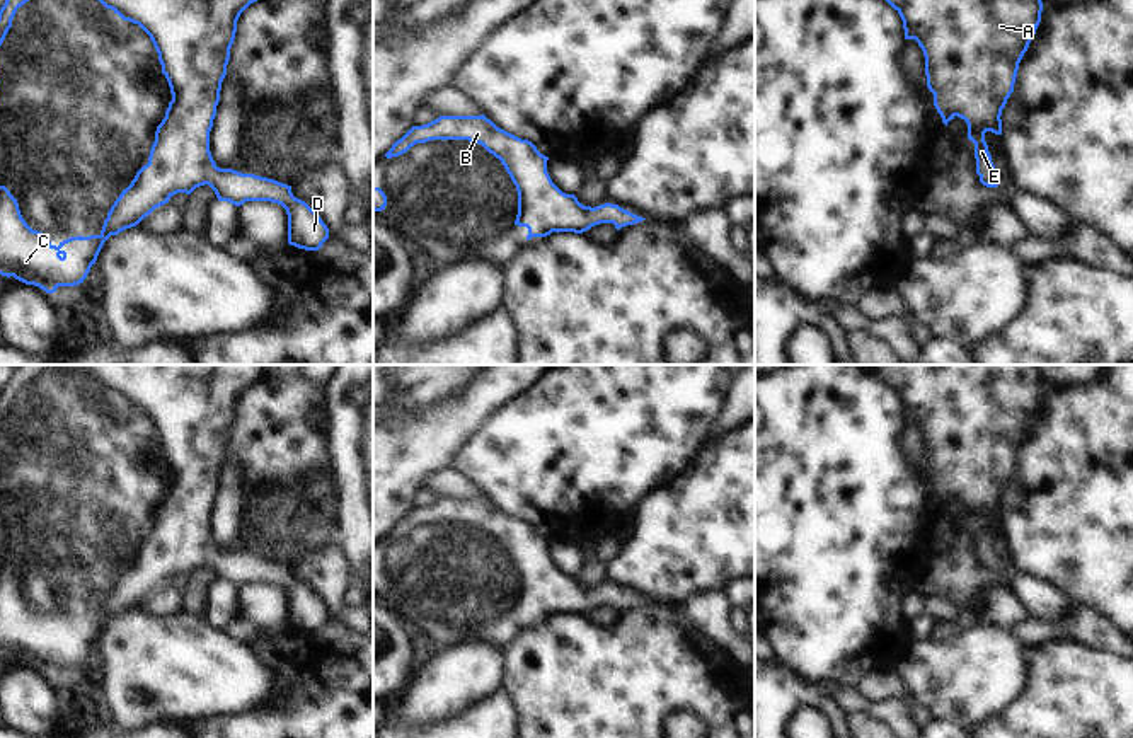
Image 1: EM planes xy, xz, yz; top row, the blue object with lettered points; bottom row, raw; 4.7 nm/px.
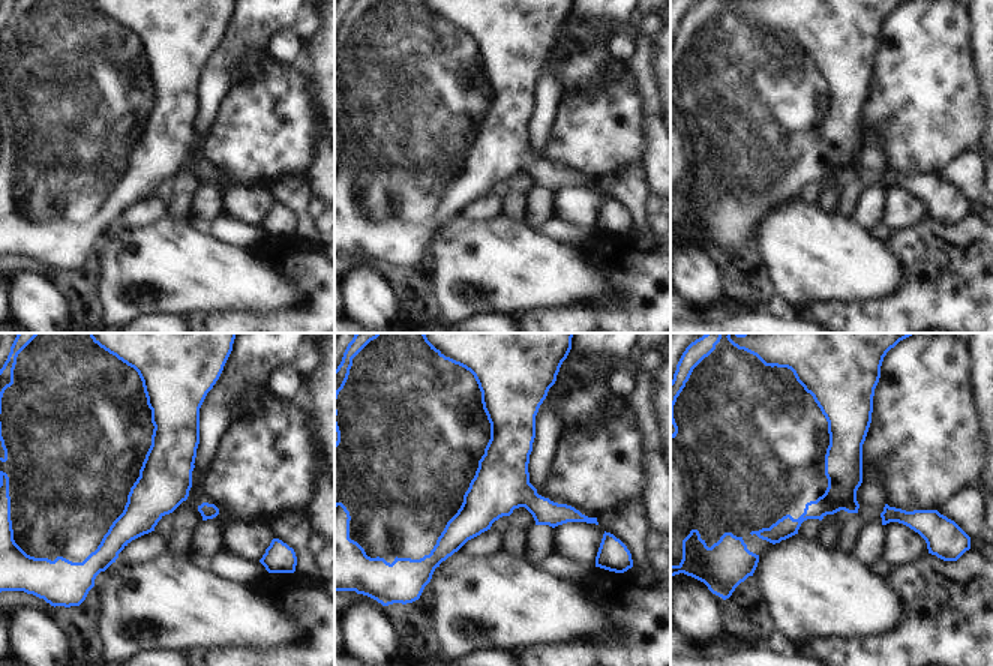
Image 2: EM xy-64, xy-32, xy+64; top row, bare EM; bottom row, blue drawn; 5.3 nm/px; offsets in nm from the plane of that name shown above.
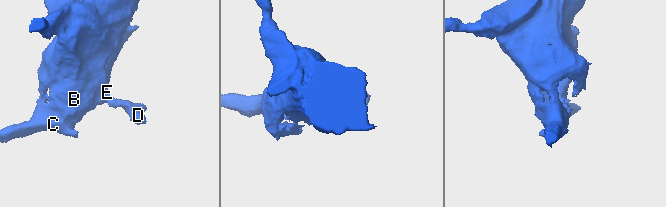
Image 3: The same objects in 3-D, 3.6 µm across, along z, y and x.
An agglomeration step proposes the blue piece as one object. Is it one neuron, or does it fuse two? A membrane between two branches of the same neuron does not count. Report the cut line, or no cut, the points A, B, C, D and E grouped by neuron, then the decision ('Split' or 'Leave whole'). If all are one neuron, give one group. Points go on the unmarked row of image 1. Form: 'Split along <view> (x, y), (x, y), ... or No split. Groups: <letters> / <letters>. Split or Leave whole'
No split. Groups: A B C D E. Leave whole.

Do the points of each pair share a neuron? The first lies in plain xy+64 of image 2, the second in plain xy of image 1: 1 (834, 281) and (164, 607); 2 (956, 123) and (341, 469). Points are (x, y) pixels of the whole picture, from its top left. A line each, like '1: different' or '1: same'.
1: different
2: different

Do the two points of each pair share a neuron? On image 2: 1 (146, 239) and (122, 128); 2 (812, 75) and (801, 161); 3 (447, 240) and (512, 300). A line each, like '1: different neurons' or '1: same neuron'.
1: different neurons
2: same neuron
3: same neuron

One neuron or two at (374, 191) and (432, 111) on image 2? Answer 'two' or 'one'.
one

